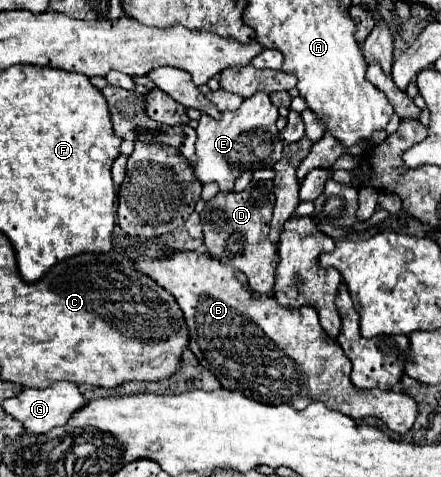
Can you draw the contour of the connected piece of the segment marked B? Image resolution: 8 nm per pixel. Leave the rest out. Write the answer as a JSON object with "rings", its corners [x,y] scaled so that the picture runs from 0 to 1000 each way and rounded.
{"rings":[[[336,514],[336,522],[327,530],[313,530],[313,539],[304,543],[308,560],[322,572],[331,572],[340,585],[349,585],[363,602],[372,602],[385,618],[395,618],[431,694],[435,740],[503,803],[508,816],[544,820],[562,836],[590,845],[608,845],[608,849],[649,845],[667,857],[689,857],[707,841],[730,841],[744,857],[771,862],[798,874],[803,883],[862,878],[893,908],[930,904],[943,878],[939,836],[925,832],[921,824],[862,820],[862,816],[807,820],[794,799],[798,776],[794,753],[776,740],[776,727],[766,719],[748,715],[712,648],[694,644],[694,648],[662,652],[630,639],[621,623],[567,614],[535,564],[522,564],[517,556],[476,543],[467,530],[449,535],[440,526],[422,526],[422,530],[395,530],[385,539],[358,539],[358,530],[363,530],[358,514]]]}

